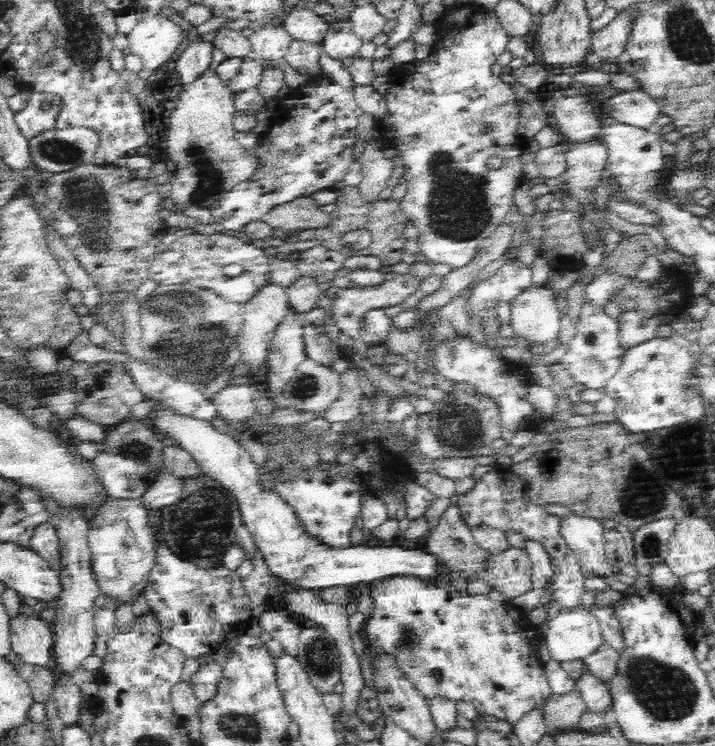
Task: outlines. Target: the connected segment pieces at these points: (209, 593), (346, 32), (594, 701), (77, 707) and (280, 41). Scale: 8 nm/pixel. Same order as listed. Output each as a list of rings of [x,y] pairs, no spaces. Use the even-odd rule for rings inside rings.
[[[146,508],[148,515],[148,525],[152,527],[154,540],[156,541],[156,565],[153,566],[148,578],[148,587],[143,598],[149,605],[152,614],[157,619],[157,625],[161,633],[161,640],[164,644],[170,645],[173,649],[178,649],[188,660],[200,658],[204,654],[216,652],[222,648],[226,642],[245,635],[246,629],[252,623],[254,617],[250,598],[246,593],[242,580],[236,571],[226,568],[204,569],[192,562],[180,559],[166,543],[155,538],[161,527],[162,515],[160,508]]]
[[[339,18],[329,25],[323,38],[323,49],[336,60],[353,58],[360,50],[362,39],[353,31],[352,23],[347,18]]]
[[[584,668],[581,677],[575,684],[575,689],[581,693],[586,710],[590,713],[604,715],[613,710],[613,699],[609,687],[603,680],[596,678]]]
[[[59,672],[57,675],[56,688],[52,697],[56,701],[59,717],[64,722],[65,726],[74,725],[81,712],[81,705],[84,704],[84,699],[81,696],[81,691],[78,686],[72,683],[68,672]]]
[[[266,24],[249,36],[251,50],[264,60],[284,57],[292,40],[283,25],[274,24]]]

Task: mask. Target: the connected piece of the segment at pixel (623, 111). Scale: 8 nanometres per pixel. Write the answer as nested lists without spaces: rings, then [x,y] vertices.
[[[640,89],[604,99],[600,107],[614,122],[640,129],[647,129],[661,114],[657,103]]]

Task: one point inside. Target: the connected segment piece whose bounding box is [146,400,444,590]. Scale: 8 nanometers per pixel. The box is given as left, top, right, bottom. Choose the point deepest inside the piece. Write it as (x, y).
(295, 558)

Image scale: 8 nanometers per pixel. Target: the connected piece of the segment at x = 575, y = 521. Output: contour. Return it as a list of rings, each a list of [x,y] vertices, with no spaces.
[[[573,512],[560,519],[560,534],[568,547],[578,554],[585,568],[603,579],[614,578],[619,573],[616,567],[609,565],[605,557],[605,530],[598,519],[578,516]]]

